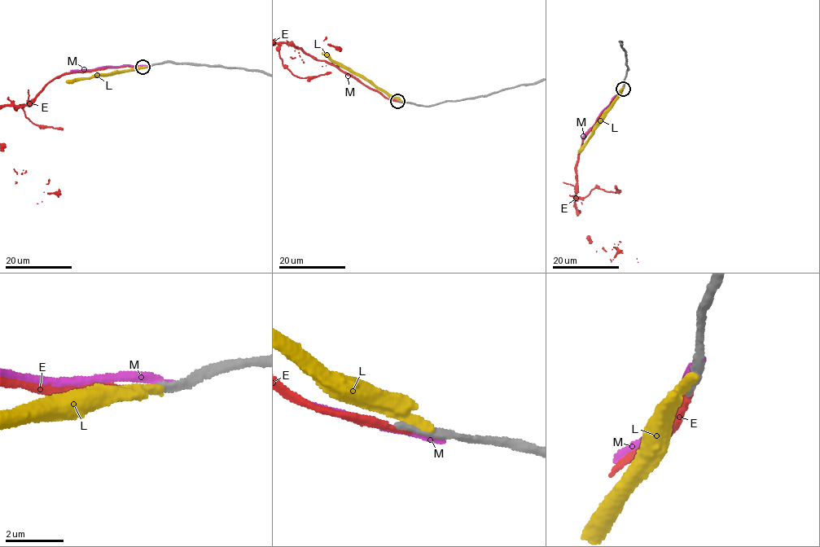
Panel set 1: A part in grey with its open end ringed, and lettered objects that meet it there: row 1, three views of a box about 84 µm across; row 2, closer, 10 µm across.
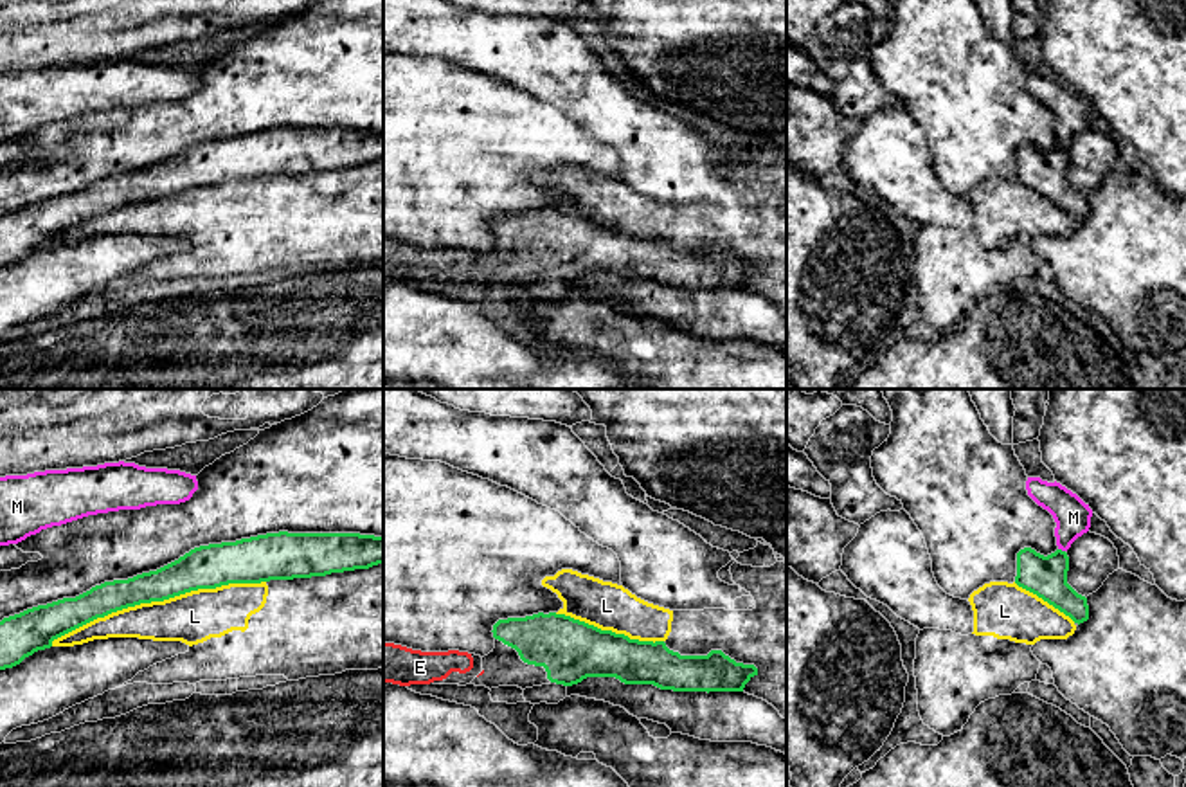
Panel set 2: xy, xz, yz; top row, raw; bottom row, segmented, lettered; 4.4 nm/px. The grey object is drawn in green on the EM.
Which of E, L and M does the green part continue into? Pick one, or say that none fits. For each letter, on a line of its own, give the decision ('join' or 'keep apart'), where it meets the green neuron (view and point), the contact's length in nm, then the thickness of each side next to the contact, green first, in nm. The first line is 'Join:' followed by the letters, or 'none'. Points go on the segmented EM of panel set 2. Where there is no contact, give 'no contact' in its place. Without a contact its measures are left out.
Join: E
E: join | no contact
L: keep apart | xy (157, 600) | 1000 nm | 190/220 nm
M: keep apart | yz (1060, 550) | 40 nm | 190/160 nm

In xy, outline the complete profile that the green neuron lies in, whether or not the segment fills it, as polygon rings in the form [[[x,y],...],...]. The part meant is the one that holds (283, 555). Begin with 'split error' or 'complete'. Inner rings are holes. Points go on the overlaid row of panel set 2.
complete; [[[266,533],[200,546],[178,560],[128,580],[27,609],[0,621],[0,670],[20,665],[52,641],[112,612],[164,602],[198,589],[326,576],[383,564],[383,535]]]

